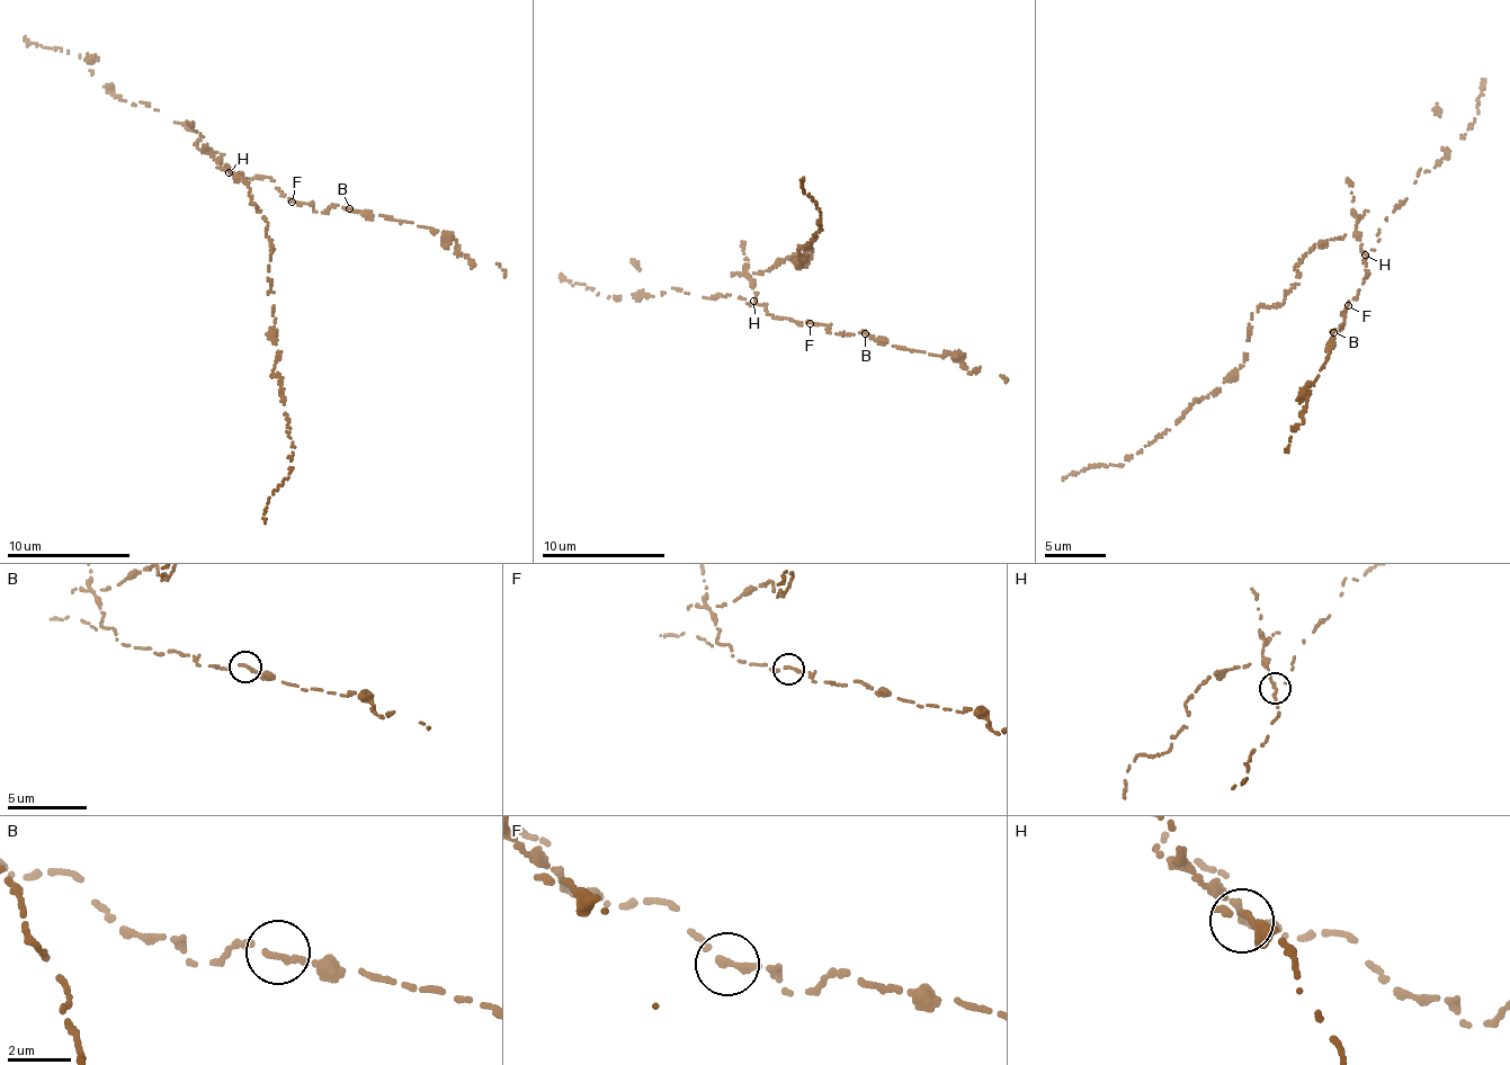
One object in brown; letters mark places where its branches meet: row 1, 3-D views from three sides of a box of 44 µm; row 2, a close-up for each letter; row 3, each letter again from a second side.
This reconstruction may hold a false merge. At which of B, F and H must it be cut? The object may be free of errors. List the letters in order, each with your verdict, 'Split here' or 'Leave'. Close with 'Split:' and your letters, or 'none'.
B: Leave
F: Leave
H: Split here
Split: H

